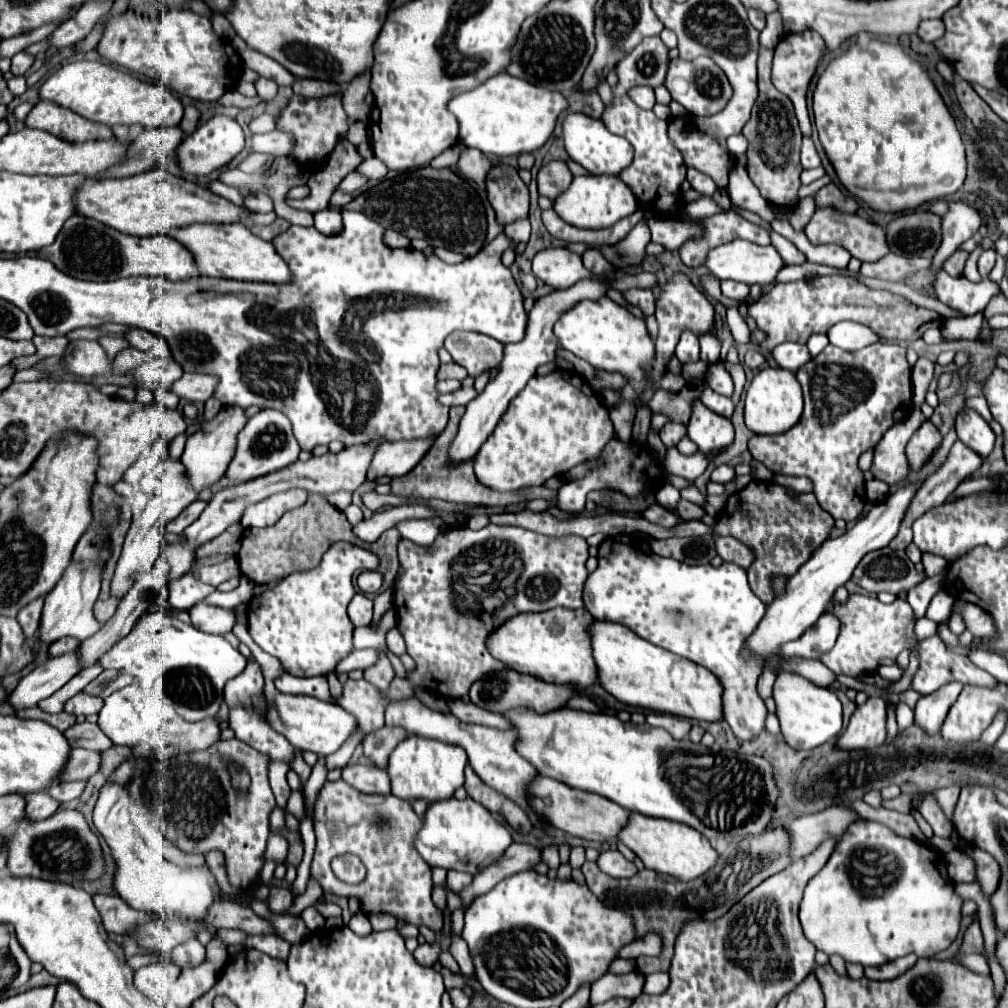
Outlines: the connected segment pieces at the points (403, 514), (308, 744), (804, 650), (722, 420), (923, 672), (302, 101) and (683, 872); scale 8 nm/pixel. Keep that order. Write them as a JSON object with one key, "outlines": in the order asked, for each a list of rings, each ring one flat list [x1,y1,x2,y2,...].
{"outlines":[[[405,505,405,507,393,507,393,509,387,509,387,511,377,511,373,513,369,519,363,519,359,525,353,527,353,533,363,539,363,541,377,541,379,535,383,531,387,531,389,527,397,525,399,521,403,519,437,519,441,517,439,511,435,509,429,509,429,507,423,507,423,505]],[[267,685,263,689,263,695,265,695,265,701,267,701,267,697,271,697,271,703,265,709,267,723,277,733,283,733,283,737,295,749,313,751,317,755,331,755,345,743,345,739,357,727,357,719,335,703,327,703,327,701,321,701,321,699,315,699,309,695,285,695,285,693,277,691,275,685,271,685,271,687]],[[823,613,819,621,807,629,797,641,791,641,783,645,781,655,783,657,805,657,805,659,819,659,823,653,827,653,839,635,839,619,831,613]],[[697,401,687,425,687,437,695,441,701,451,713,451,731,445,735,431,727,417,719,417,719,413,713,413]],[[929,637,919,645,919,671,913,677,913,689,929,695,949,681,961,681,981,687,997,687,999,681,987,671,975,667,967,655,955,655,939,637]],[[295,95,291,99,291,103,277,117,277,129,293,133,295,149,293,149,291,157,295,161,299,161,301,165,305,165,305,163,313,163,313,161,323,161,333,151,337,141,347,135,349,117,343,111,339,95,325,97,325,99,305,99,305,97]],[[631,813,627,825,619,831,617,839,625,843,635,855,639,855,647,869,655,869,665,875,675,875,681,881,691,881,709,871,717,861,717,851,709,845,707,837,685,823,669,819,653,819,647,815]]]}

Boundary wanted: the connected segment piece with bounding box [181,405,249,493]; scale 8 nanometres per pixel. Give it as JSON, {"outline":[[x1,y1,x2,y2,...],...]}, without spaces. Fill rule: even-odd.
{"outline":[[231,405,221,407,221,411,213,419,201,421,199,429,187,439,181,461,187,467,189,481,195,487,195,491,201,493,203,489,211,487,215,481,219,481,225,475,231,455,235,455,235,437,239,435,239,429,243,429,243,425,247,425,247,421,249,421,249,417,247,417,245,409,235,409]]}

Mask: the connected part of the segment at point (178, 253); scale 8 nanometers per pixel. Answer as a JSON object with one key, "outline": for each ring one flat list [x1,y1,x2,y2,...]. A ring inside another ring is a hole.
{"outline":[[77,213,67,219,67,225,63,225,55,243,31,255,51,261,59,271,75,279,87,279,87,281,113,281,131,275,147,275,147,277,161,275,171,281,181,281,199,275,193,255,183,245,179,245,179,241,167,235,153,235,153,237,125,235,115,231,113,227,107,227,99,221,93,221]]}

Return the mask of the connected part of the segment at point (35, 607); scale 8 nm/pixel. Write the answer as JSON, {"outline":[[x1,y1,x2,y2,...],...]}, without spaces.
{"outline":[[39,597,39,601,33,601,19,611,17,621,23,627,23,633,27,639,31,639,31,637,35,637,35,633,39,633,41,611,43,611,43,597]]}

